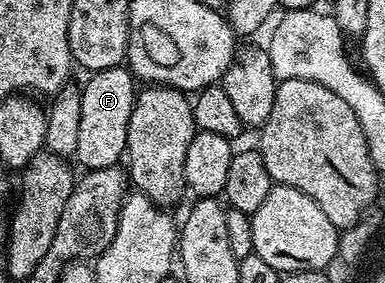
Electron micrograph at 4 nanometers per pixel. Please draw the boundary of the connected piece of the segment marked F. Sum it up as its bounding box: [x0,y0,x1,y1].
[73,65,136,171]

